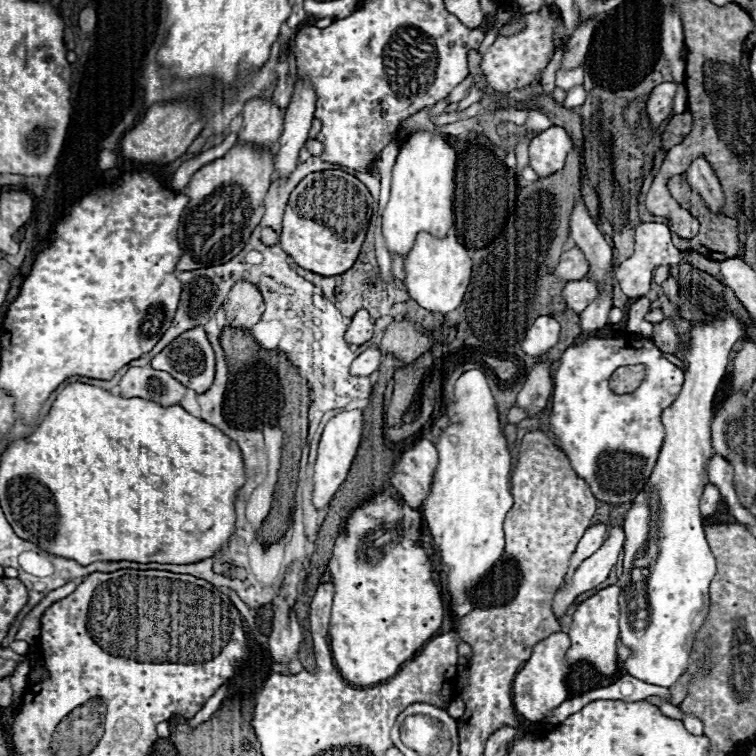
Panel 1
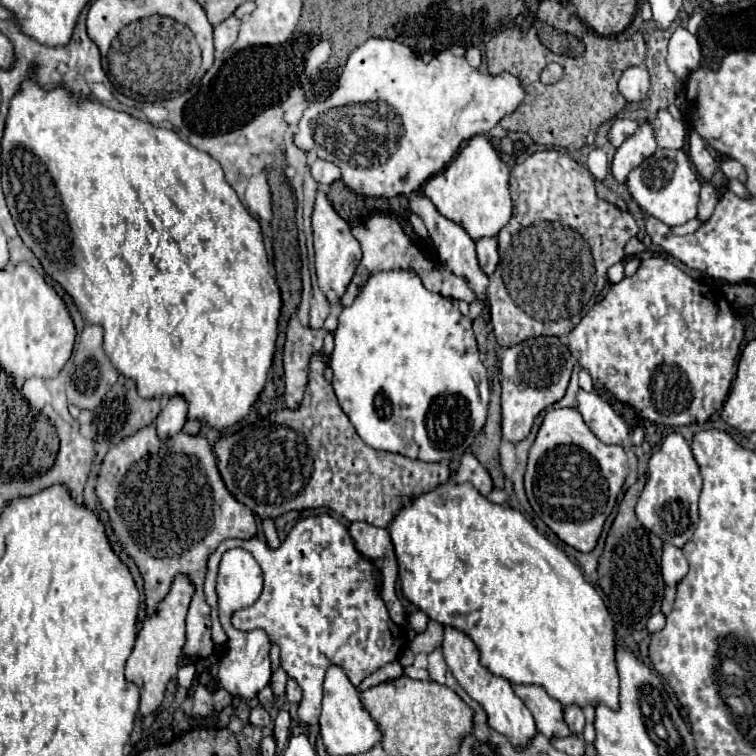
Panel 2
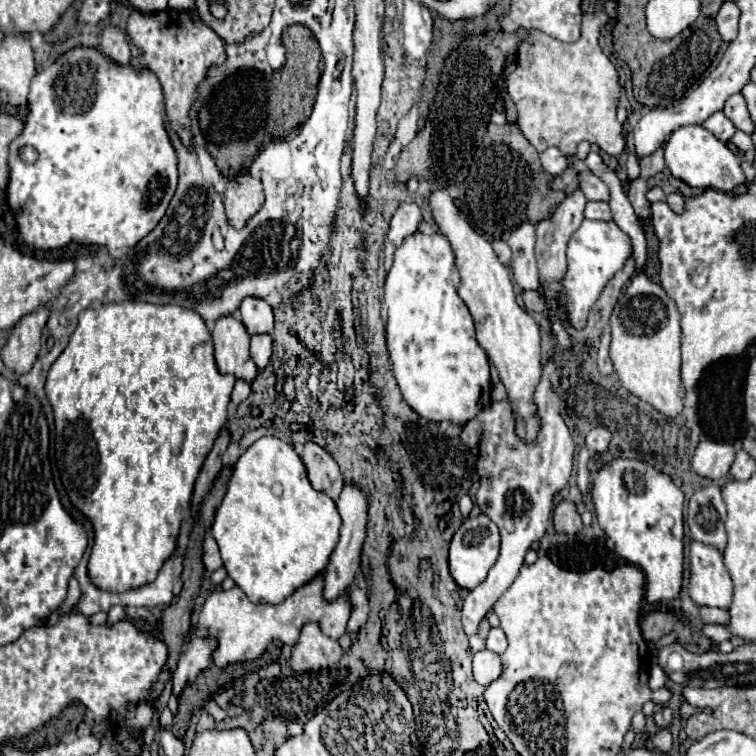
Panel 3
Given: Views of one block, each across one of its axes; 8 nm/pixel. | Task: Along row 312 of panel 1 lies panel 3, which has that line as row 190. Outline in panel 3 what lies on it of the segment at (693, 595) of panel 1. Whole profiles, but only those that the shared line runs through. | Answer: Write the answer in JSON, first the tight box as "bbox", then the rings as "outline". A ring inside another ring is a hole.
{"bbox":[664,126,746,192],"outline":[[[680,126],[676,132],[672,132],[664,146],[664,158],[672,176],[692,188],[714,188],[720,192],[732,192],[734,186],[746,184],[746,176],[736,154],[702,126]]]}

